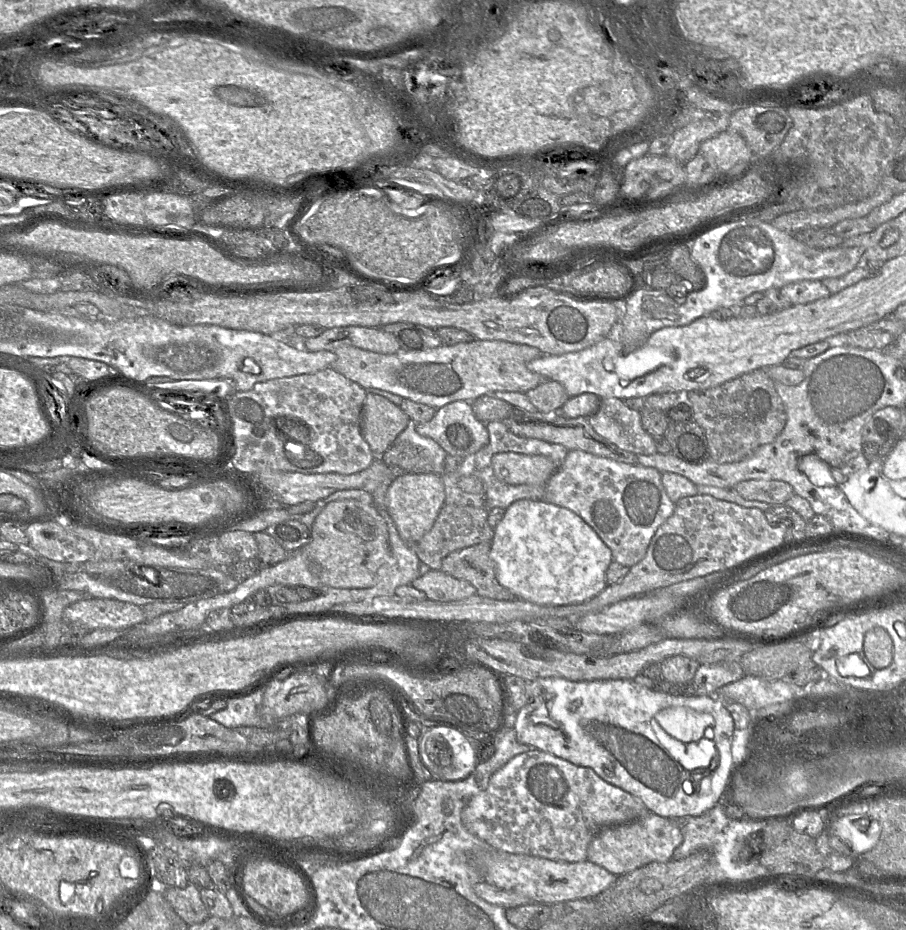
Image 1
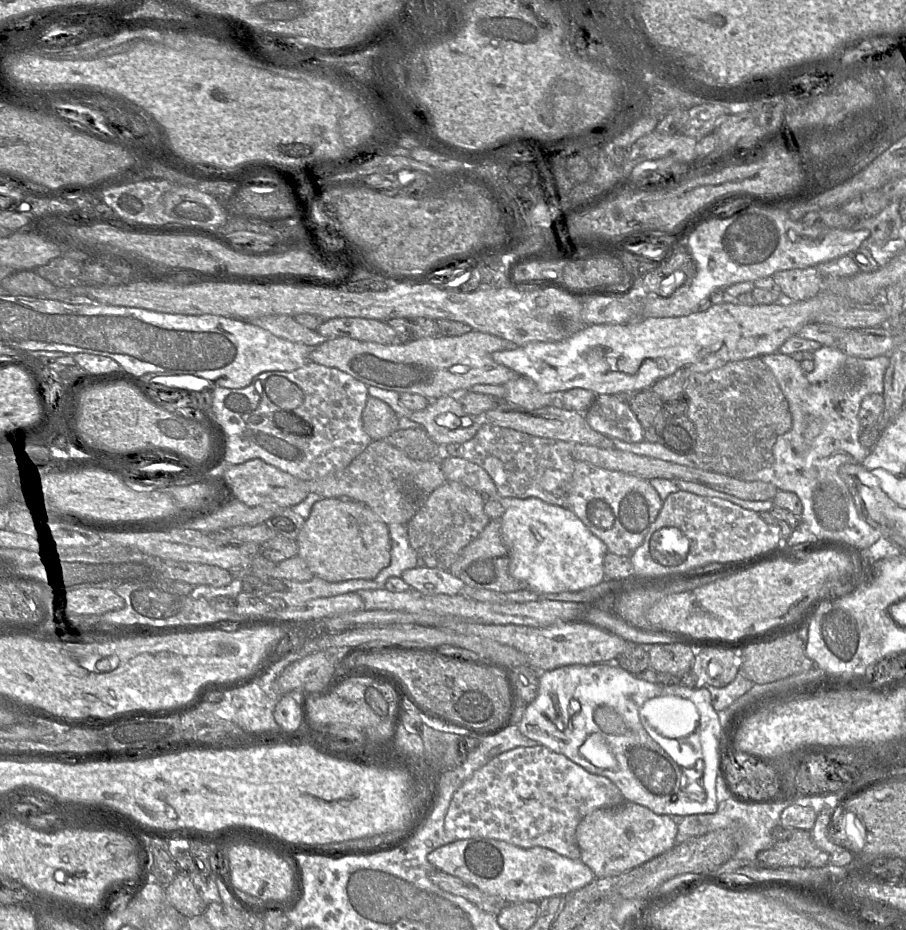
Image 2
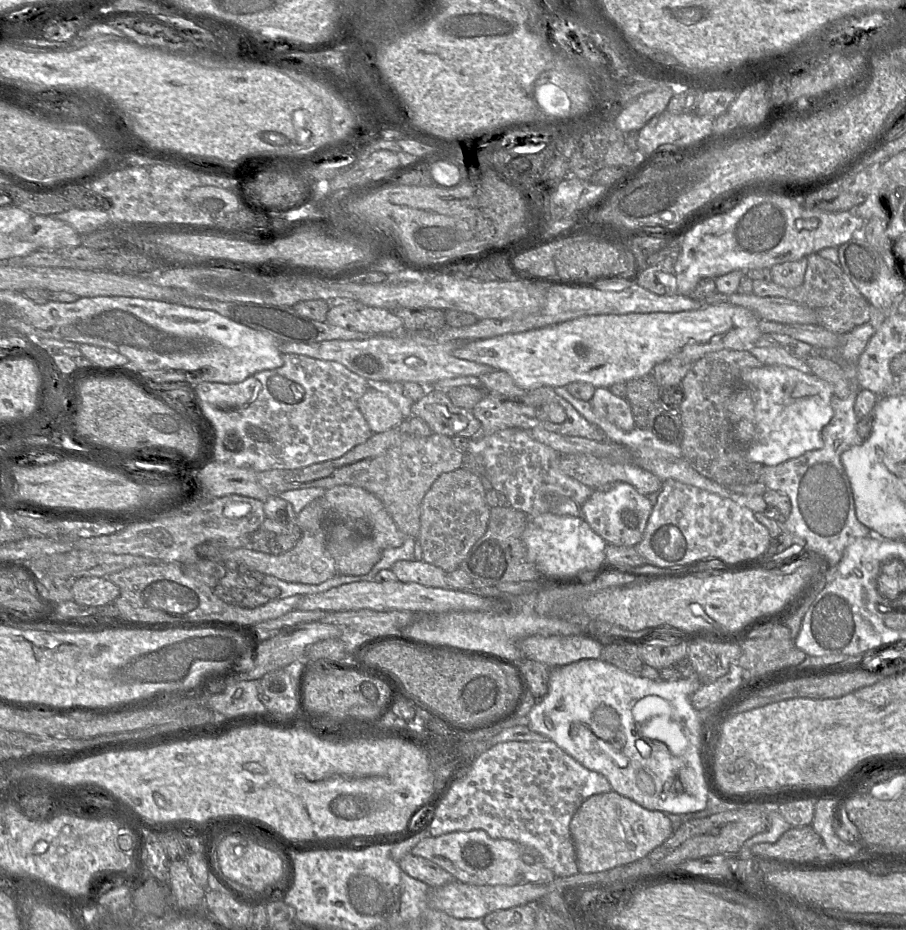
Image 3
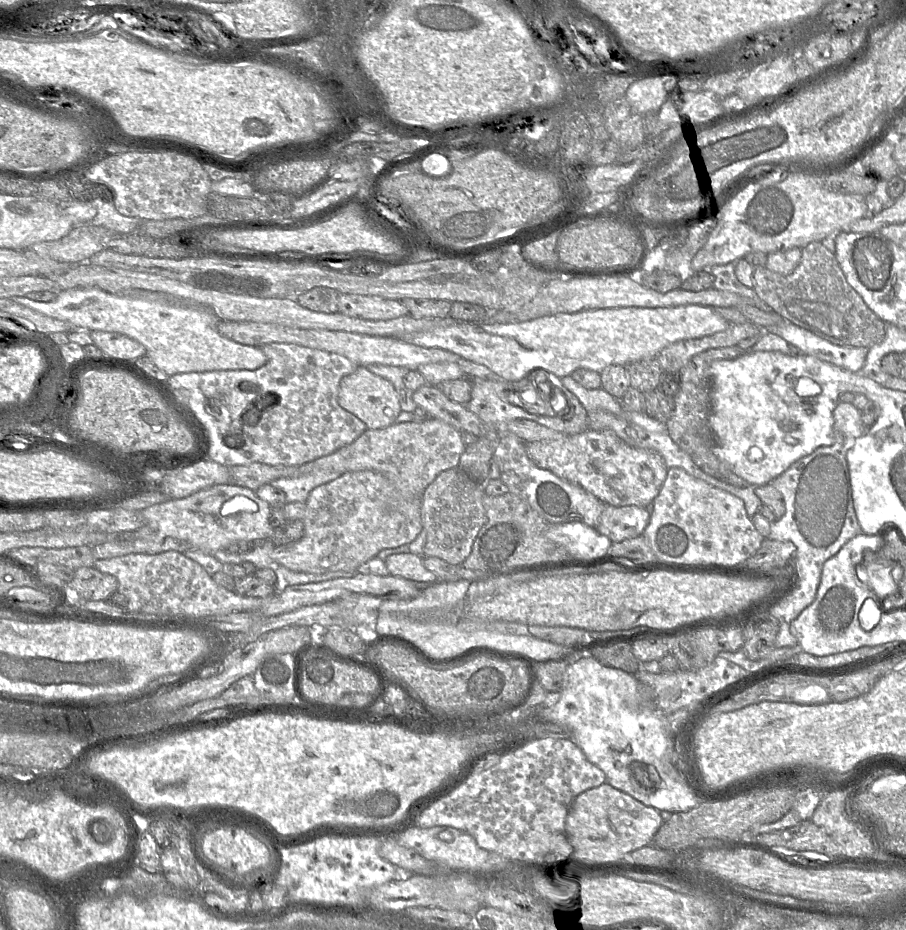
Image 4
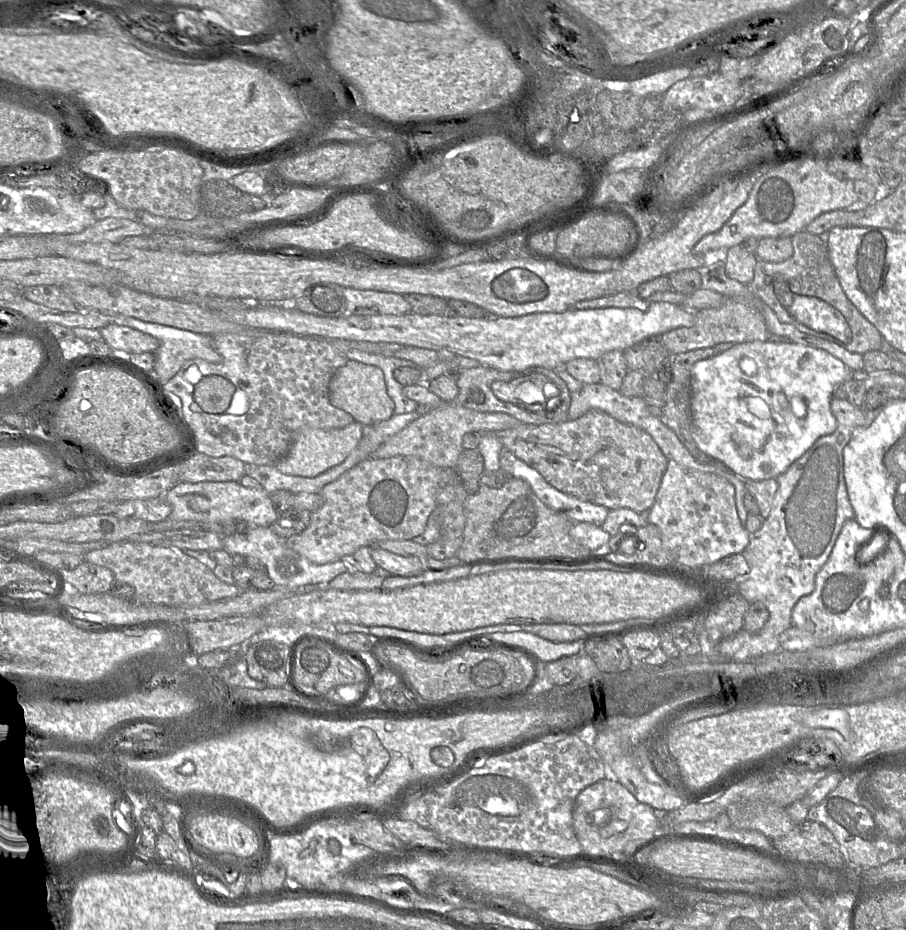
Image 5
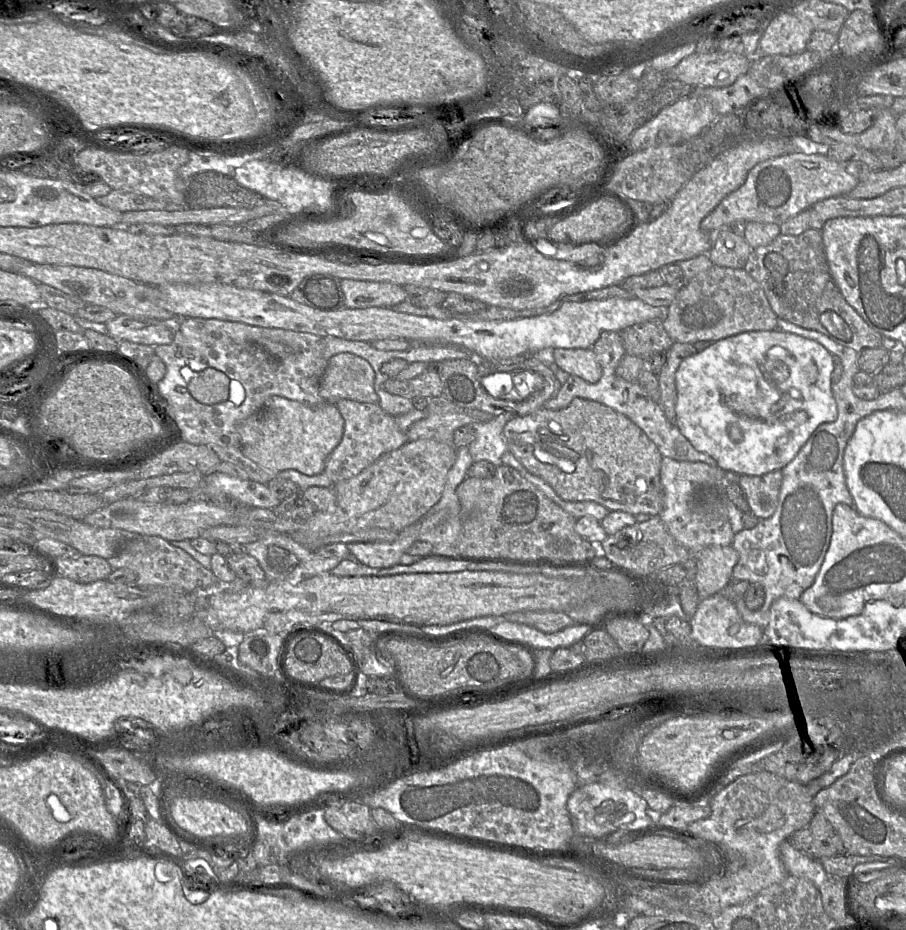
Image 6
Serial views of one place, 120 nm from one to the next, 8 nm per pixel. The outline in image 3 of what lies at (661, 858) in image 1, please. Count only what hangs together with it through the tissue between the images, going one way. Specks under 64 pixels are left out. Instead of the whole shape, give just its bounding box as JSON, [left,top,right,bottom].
[570,791,672,873]

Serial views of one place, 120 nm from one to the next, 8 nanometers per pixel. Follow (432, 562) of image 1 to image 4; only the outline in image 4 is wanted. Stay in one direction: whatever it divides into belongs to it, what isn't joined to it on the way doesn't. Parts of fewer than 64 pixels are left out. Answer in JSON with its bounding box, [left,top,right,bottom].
[421,466,487,565]

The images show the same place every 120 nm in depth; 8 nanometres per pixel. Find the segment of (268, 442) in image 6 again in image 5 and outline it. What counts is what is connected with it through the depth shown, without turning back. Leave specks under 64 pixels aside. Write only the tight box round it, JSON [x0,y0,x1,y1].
[275,422,364,477]

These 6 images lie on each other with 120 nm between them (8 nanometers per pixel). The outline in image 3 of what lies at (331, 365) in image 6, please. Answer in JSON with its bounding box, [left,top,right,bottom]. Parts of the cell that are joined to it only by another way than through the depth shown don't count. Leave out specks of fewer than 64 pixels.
[358,387,404,433]

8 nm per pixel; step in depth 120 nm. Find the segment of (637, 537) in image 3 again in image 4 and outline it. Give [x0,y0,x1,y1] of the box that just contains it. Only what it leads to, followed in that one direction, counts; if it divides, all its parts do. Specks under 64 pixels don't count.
[596,505,649,542]

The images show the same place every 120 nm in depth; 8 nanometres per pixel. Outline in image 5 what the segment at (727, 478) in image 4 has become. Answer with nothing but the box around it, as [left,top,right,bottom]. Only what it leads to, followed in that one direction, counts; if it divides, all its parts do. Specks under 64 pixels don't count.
[661,347,724,465]

